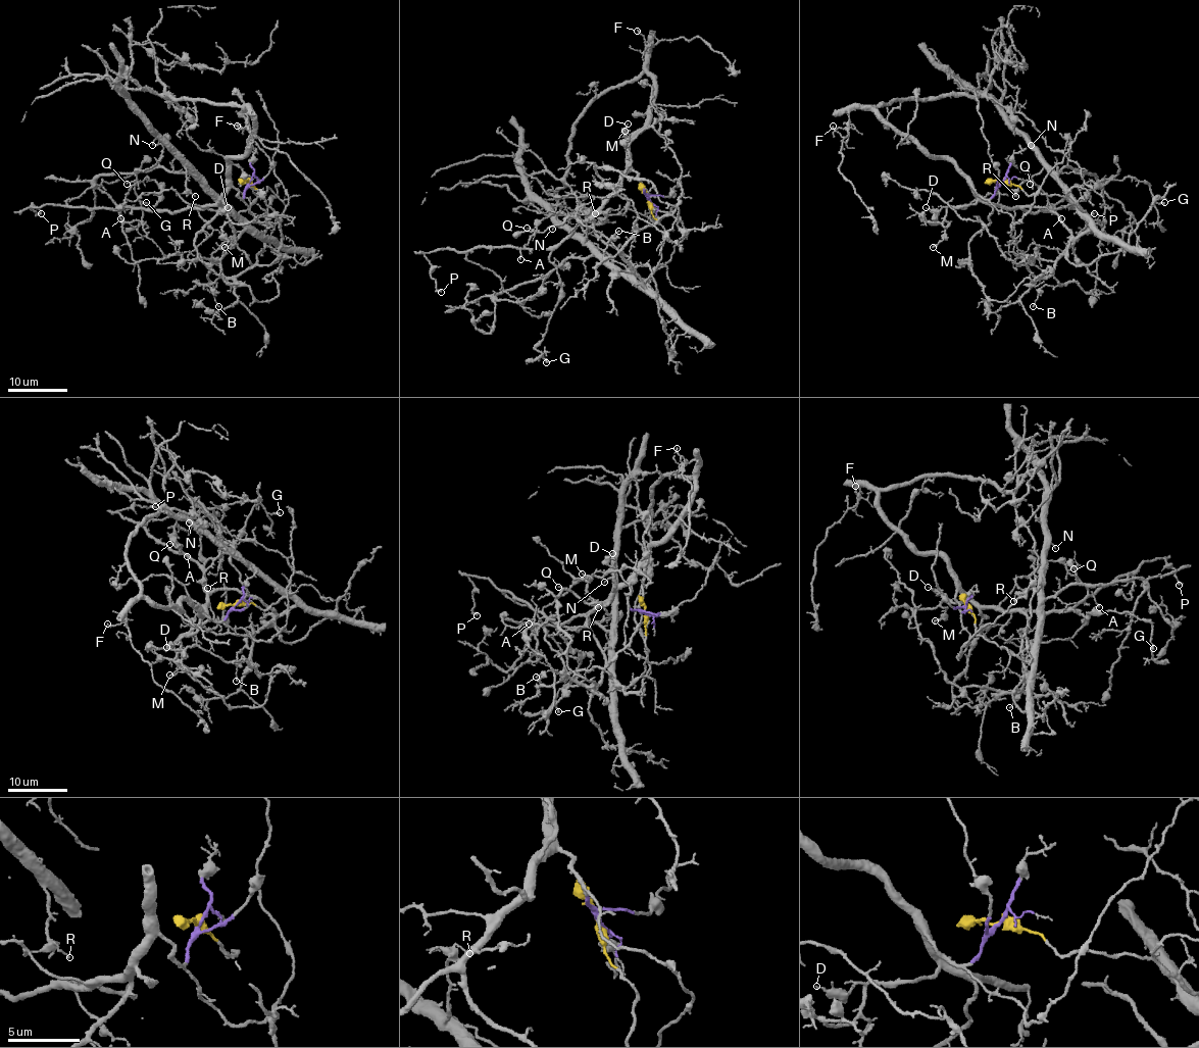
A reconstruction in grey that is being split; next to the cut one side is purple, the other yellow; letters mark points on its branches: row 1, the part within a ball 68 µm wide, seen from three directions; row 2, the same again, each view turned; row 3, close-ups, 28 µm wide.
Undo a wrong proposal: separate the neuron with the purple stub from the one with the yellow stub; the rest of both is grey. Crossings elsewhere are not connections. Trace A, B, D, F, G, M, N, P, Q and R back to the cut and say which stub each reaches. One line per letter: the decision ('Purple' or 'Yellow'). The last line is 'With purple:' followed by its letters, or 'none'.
A: Purple
B: Yellow
D: Purple
F: Purple
G: Purple
M: Purple
N: Yellow
P: Purple
Q: Purple
R: Yellow
With purple: A, D, F, G, M, P, Q

